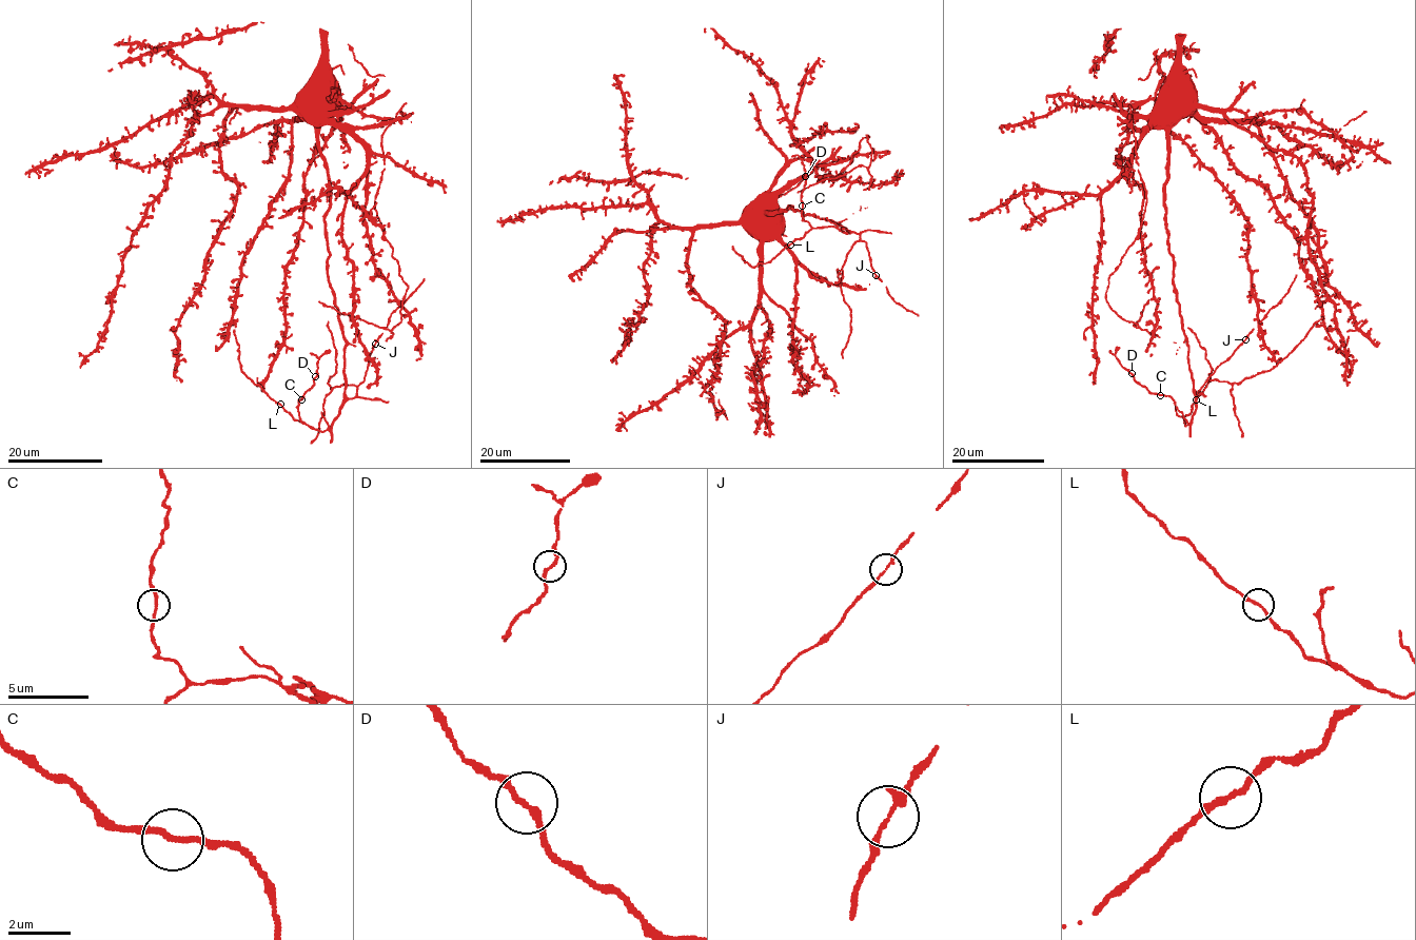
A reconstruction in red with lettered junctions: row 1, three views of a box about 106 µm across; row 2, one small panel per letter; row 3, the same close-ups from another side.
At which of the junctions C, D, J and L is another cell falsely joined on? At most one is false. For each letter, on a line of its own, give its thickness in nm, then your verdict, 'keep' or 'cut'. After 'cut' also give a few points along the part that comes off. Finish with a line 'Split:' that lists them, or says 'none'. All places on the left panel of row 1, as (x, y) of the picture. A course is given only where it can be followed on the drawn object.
C: calibre 170 nm; keep
D: calibre 170 nm; keep
J: calibre 160 nm; keep
L: calibre 180 nm; keep
Split: none

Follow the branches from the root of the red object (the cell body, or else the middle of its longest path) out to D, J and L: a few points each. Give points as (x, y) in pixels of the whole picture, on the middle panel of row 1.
D: (768, 229), (772, 234), (768, 214), (792, 207), (848, 233), (803, 220), (805, 175)
J: (768, 229), (772, 234), (768, 214), (788, 207), (803, 215), (830, 219), (865, 241), (876, 275)
L: (768, 229), (772, 234), (768, 214), (792, 207), (803, 215), (830, 219), (848, 230), (812, 229), (790, 245)

